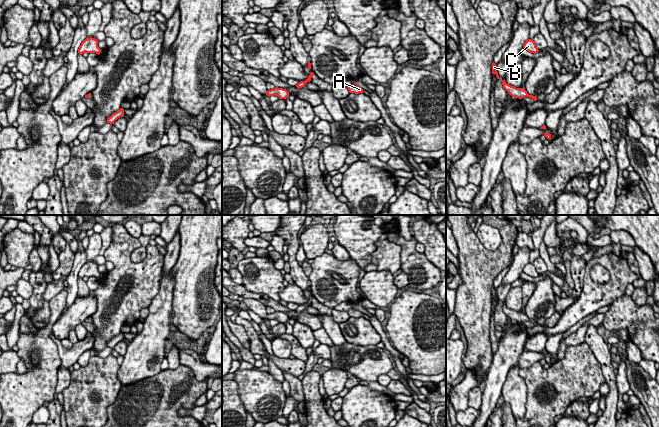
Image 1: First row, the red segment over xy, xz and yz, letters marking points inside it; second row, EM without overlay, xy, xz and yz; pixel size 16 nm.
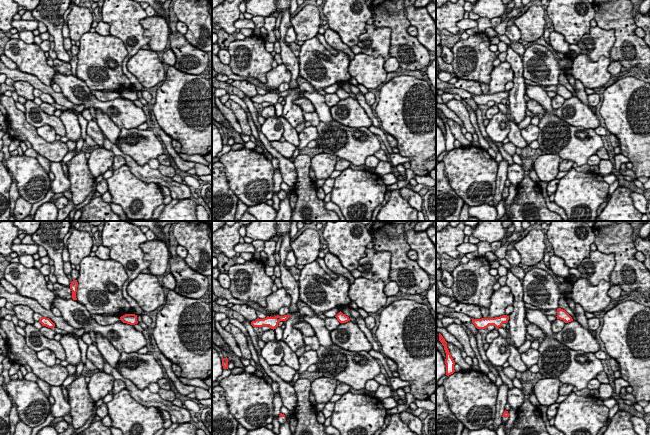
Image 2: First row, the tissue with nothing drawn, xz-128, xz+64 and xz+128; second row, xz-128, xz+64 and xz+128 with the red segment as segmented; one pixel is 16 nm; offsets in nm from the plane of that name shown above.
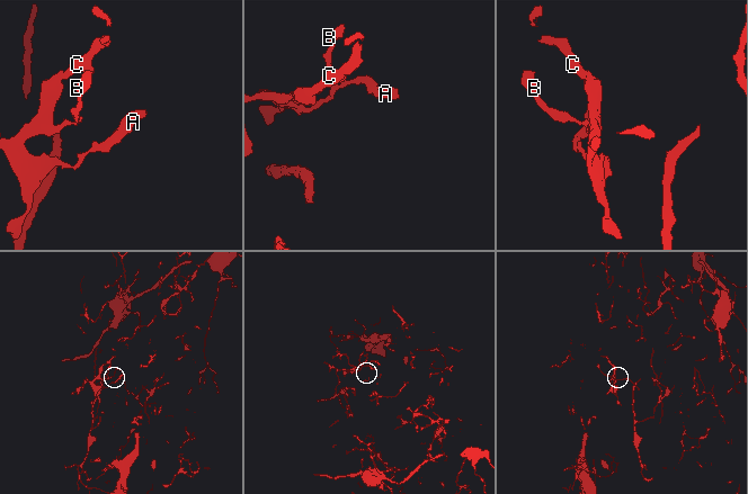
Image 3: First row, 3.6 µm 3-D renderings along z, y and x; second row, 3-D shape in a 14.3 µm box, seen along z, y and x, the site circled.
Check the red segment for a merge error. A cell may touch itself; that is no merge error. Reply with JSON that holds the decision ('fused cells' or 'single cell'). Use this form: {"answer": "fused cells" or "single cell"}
{"answer": "fused cells"}

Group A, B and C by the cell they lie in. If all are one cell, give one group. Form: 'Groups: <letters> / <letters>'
Groups: A C / B

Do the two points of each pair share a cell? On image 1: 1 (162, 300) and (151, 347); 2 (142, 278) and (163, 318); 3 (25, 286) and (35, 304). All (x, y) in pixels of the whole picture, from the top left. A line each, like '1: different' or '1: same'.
1: same
2: different
3: different

